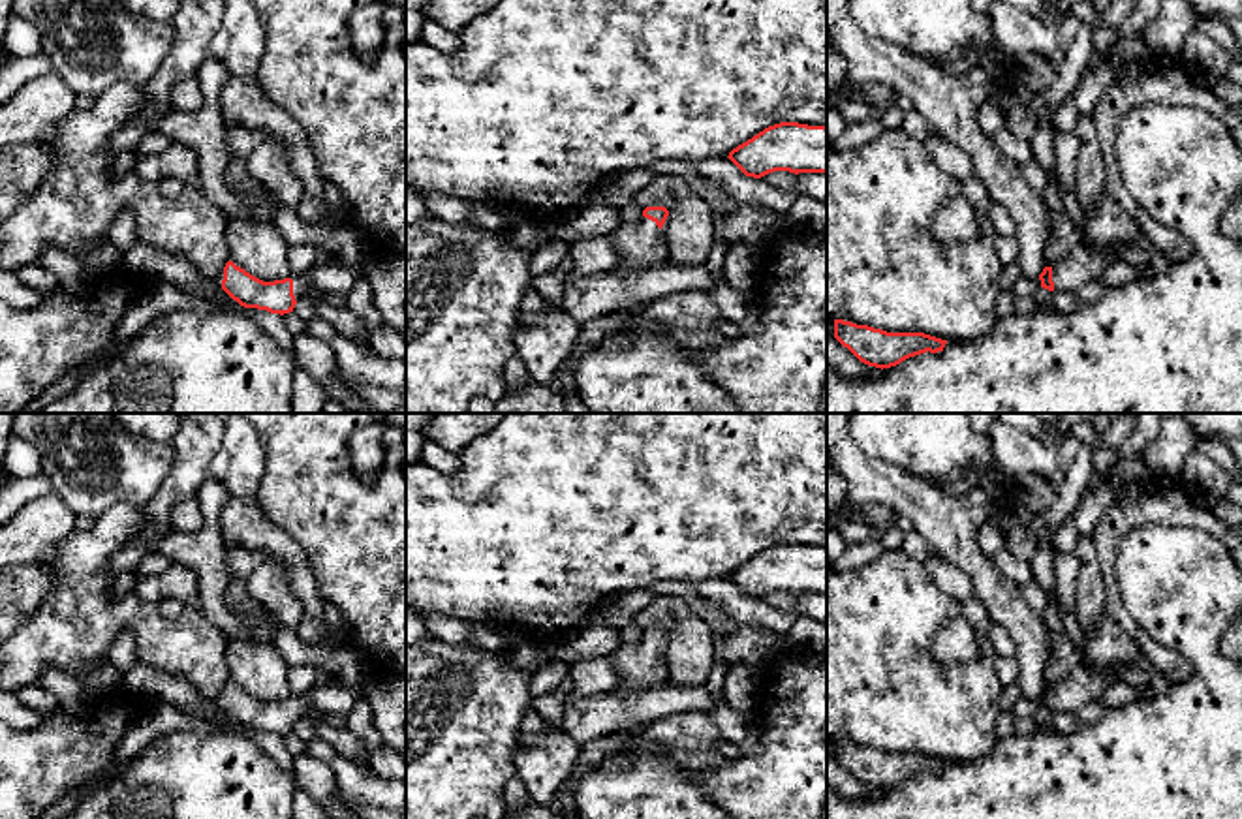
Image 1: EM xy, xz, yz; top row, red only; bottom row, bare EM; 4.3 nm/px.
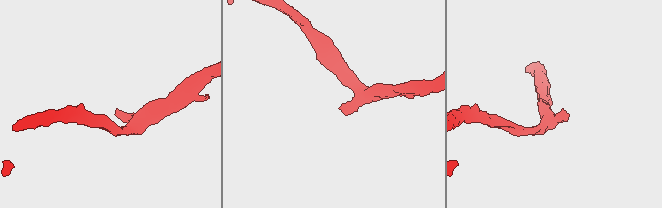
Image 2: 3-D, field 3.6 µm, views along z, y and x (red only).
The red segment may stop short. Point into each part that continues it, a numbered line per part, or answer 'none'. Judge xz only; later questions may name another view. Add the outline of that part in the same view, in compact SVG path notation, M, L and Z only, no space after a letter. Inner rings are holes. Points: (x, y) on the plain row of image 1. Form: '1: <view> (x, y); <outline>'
1: xz (639, 665); M644 637L635 644L622 644L607 659L618 671L620 691L656 689L665 682L663 652Z

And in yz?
1: yz (1085, 684); M1082 661L1073 672L1052 688L1054 712L1077 712L1082 704L1099 701L1103 691L1116 682L1110 665L1090 667Z

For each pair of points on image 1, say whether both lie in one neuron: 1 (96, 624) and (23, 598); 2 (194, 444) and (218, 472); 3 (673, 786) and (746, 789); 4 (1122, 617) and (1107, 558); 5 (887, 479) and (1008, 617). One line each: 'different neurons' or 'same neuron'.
1: different neurons
2: different neurons
3: different neurons
4: same neuron
5: same neuron

